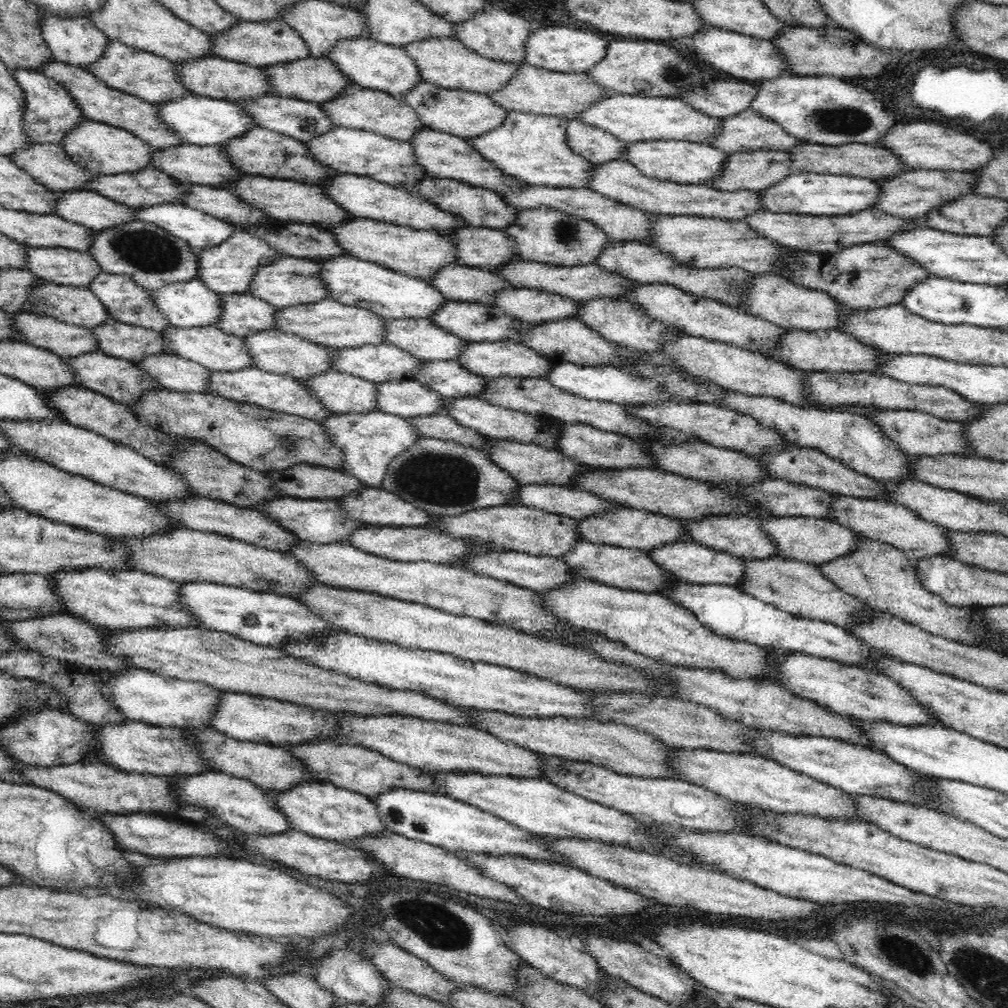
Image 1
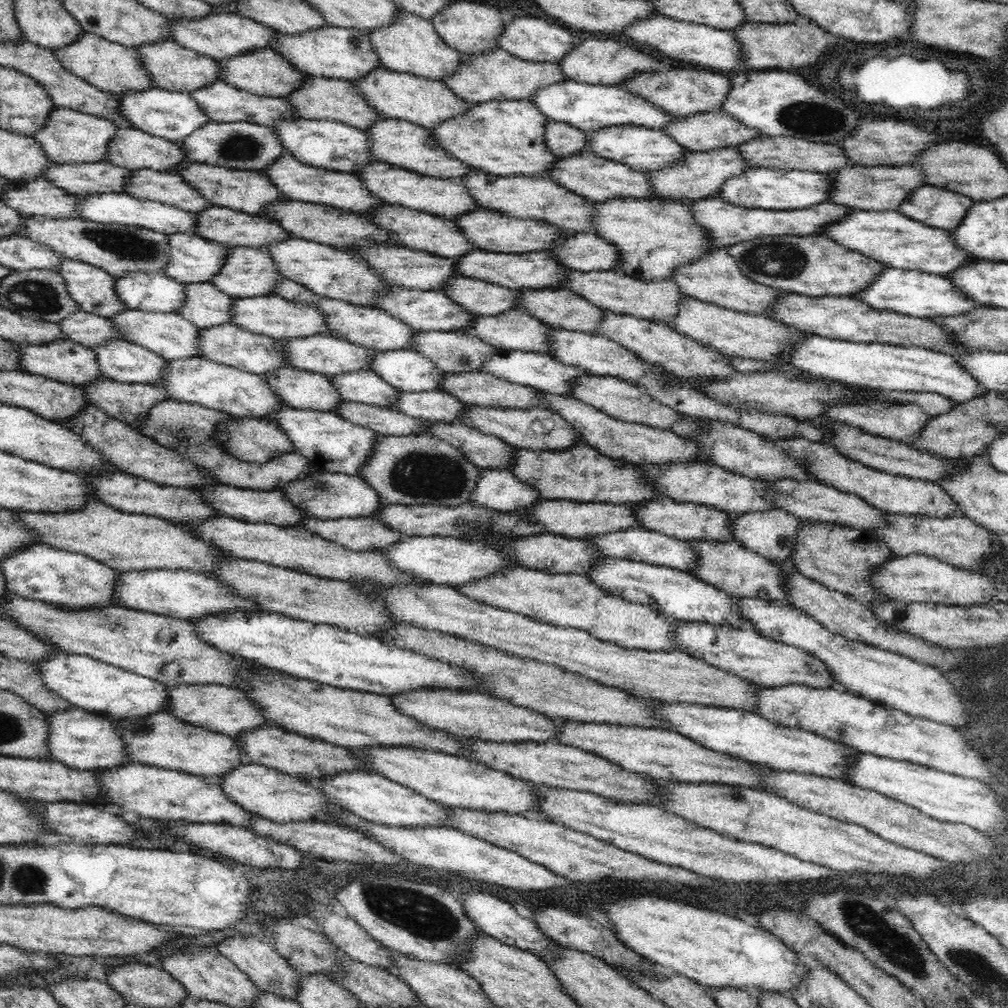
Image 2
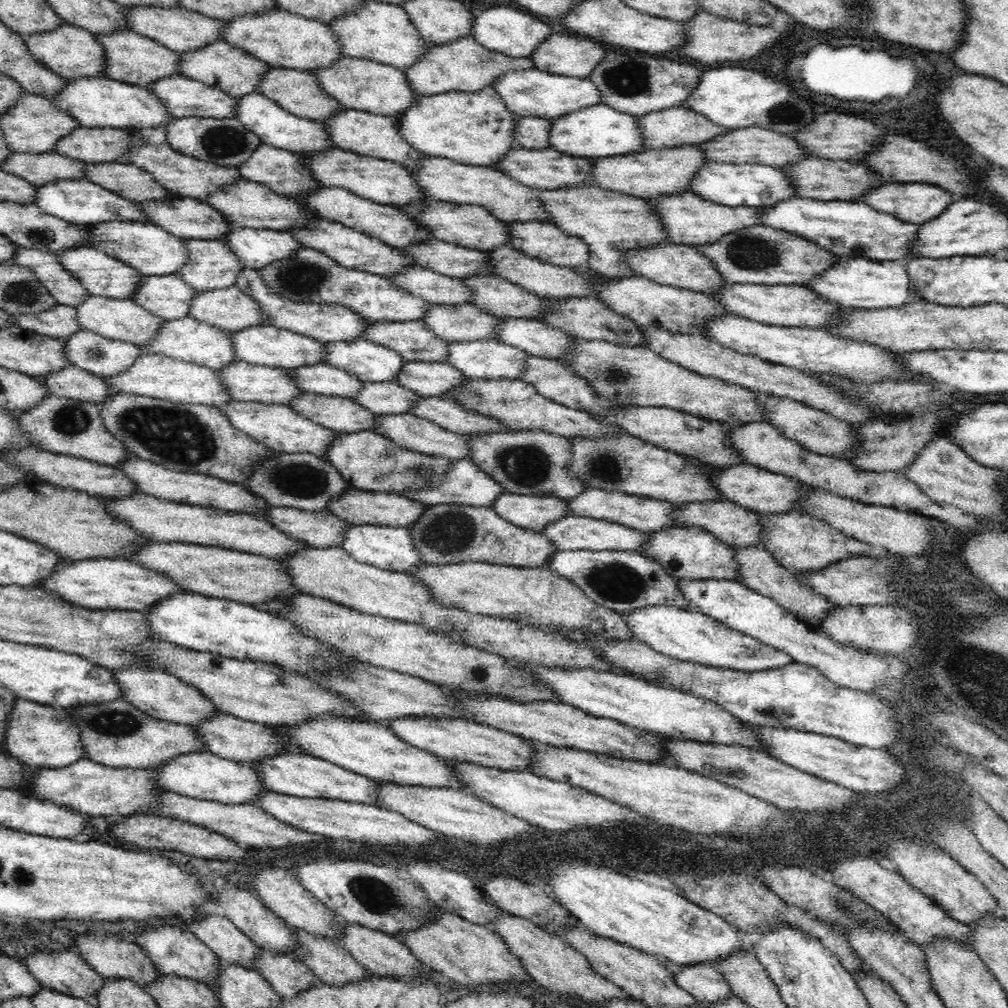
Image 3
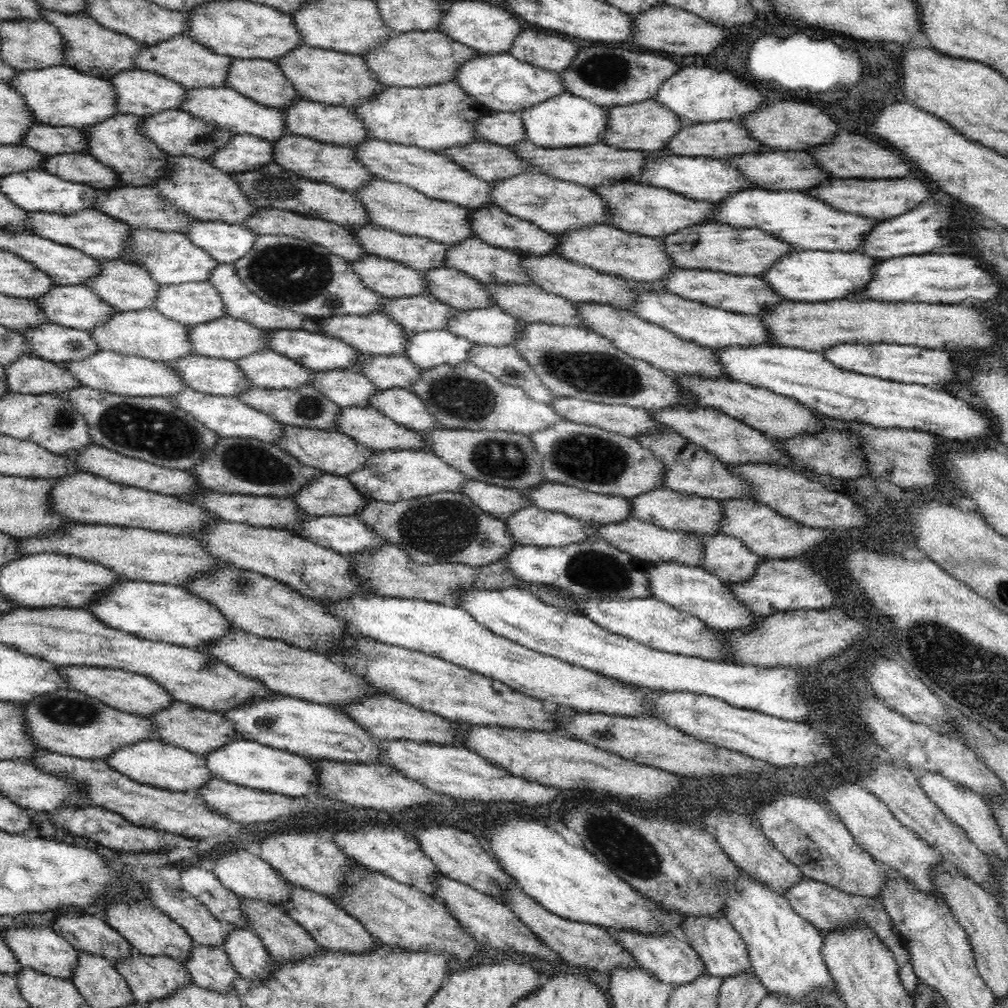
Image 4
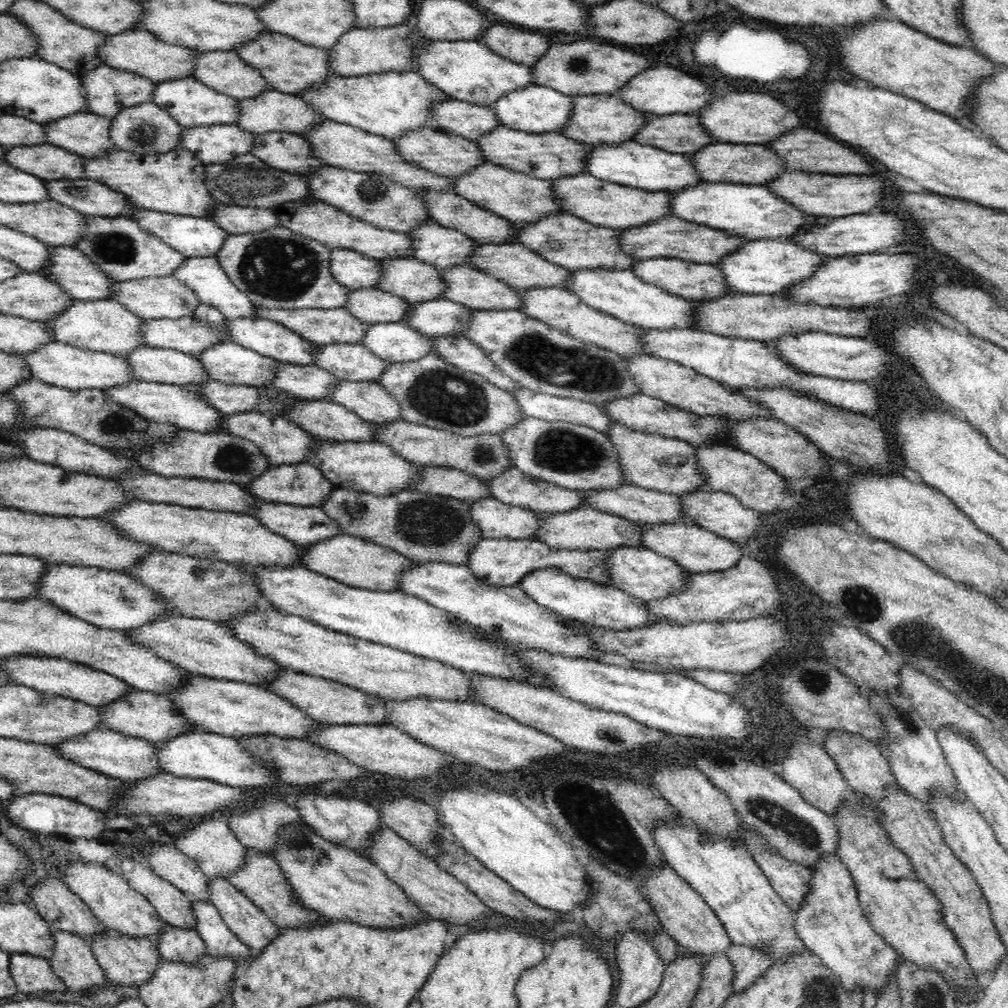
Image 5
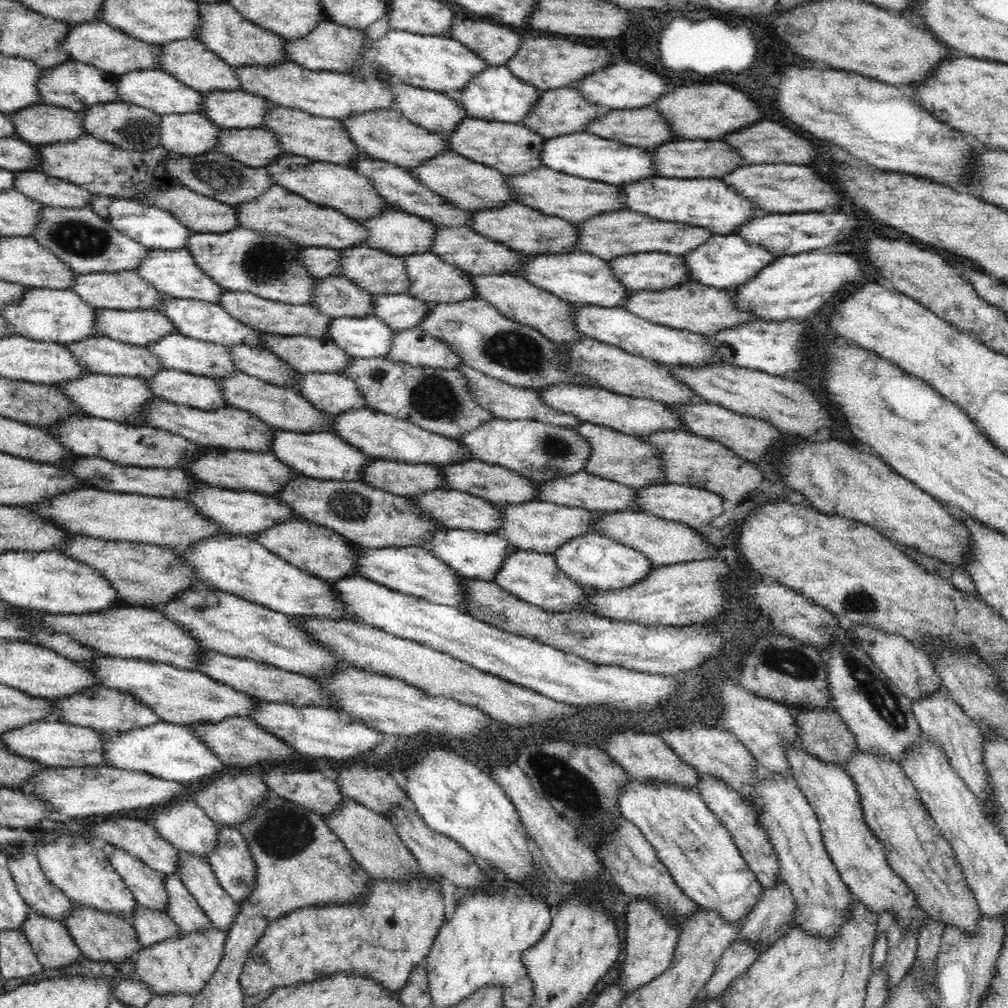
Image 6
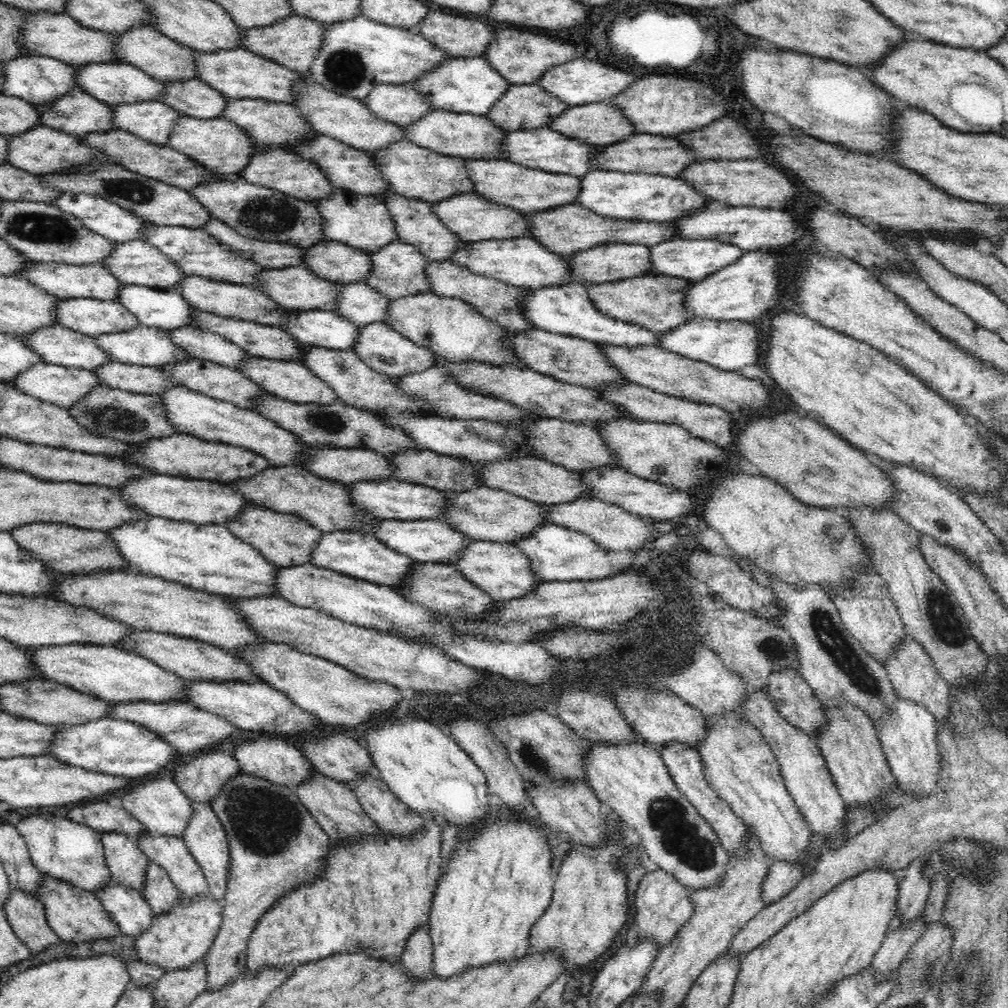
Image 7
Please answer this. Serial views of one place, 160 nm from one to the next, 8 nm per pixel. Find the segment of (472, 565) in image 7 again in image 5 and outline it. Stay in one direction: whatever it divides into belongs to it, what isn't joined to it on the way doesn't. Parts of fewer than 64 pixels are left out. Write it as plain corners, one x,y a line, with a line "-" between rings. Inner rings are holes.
556,567
534,569
527,572
517,585
536,603
557,612
566,619
574,619
610,630
633,629
652,623
671,623
665,618
651,616
644,600
623,590
600,585
590,579
574,578

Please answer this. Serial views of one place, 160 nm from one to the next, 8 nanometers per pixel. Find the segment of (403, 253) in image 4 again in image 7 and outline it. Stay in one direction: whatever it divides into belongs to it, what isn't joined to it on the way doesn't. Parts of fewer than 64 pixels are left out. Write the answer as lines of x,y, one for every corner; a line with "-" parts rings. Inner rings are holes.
234,177
216,184
202,184
189,190
211,218
221,220
238,234
268,242
288,243
298,248
308,248
324,238
322,217
312,201
288,196
273,188
250,184
241,177

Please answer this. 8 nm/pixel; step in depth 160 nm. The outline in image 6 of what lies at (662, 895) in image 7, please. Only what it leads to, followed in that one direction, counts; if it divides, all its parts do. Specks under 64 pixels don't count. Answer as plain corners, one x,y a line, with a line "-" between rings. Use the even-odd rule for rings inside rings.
631,898
628,902
628,927
626,930
625,961
622,970
620,986
625,990
625,997
644,984
650,984
654,978
661,975
669,966
678,944
681,926
669,924
665,914
656,903
644,898

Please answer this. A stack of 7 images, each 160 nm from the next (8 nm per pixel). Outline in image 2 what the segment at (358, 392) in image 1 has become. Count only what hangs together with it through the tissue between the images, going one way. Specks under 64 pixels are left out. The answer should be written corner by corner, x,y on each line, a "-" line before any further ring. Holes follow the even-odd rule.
284,365
284,368
276,368
272,372
262,373
262,379
270,385
270,389
276,392
276,397
294,409
316,410
326,412
336,412
338,404
344,404
344,399
340,392
334,389
334,383
328,375
316,374
308,371
295,370

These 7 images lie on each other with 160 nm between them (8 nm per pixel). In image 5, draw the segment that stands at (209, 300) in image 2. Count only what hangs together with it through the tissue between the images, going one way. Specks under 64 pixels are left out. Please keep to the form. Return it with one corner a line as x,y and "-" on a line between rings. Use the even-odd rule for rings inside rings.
51,245
51,265
40,272
59,284
78,300
113,300
111,290
118,282
100,270
89,258
72,246

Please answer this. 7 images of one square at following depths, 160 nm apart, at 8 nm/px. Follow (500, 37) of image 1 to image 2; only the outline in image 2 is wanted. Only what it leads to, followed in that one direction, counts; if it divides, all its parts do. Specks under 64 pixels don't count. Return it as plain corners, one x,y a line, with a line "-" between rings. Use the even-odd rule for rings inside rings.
473,1
449,3
440,13
436,13
430,21
434,25
434,31
448,47
468,55
500,48
498,47
498,36
502,36
507,23
501,10

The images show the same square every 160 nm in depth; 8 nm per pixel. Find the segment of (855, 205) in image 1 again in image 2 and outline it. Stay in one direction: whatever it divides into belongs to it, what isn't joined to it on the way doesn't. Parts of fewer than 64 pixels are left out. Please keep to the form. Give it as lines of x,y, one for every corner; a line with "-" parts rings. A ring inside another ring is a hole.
750,167
750,170
726,180
718,195
722,200
746,208
771,211
795,211
829,201
831,181
827,174
792,169

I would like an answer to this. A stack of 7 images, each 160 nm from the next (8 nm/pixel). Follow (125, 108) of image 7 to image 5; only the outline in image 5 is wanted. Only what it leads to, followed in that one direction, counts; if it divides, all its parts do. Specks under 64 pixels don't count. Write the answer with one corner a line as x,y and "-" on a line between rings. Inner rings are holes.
237,124
183,127
179,146
199,158
204,165
225,163
250,153
255,135
238,128

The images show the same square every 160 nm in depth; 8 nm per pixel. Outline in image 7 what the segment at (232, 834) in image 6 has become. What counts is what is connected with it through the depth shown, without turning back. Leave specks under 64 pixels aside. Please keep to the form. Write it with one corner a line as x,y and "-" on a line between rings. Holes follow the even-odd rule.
193,801
191,807
193,808
193,817
189,820
186,830
183,832
186,847
204,872
212,896
218,899
224,909
228,878
230,878
230,875
228,875
228,870
230,870
230,846
226,832
224,832
224,827
210,804

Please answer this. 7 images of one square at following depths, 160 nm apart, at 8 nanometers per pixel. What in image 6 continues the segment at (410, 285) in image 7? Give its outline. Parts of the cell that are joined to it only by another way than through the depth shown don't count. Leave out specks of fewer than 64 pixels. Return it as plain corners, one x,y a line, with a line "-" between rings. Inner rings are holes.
415,252
403,256
406,274
408,275
410,286
407,293
418,300
430,303
451,303
467,298
476,298
475,288
469,279
471,275
444,262
437,254
428,252

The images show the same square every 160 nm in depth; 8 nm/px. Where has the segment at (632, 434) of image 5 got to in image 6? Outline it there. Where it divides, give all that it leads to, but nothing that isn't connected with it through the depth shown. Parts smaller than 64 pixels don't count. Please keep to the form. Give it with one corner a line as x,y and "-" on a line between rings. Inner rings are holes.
590,422
580,423
575,430
590,445
589,459
586,459
584,463
584,471
625,484
634,489
646,485
668,483
665,482
665,476
663,476
663,466
661,460
657,457
659,454
657,454
656,445
642,443
641,438
634,435
626,435
612,428

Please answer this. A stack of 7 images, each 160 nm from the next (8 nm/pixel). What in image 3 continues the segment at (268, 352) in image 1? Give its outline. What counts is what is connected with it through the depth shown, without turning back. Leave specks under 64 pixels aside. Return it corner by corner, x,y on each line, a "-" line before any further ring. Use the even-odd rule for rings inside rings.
190,317
165,320
159,333
151,340
151,343
138,347
139,351
144,354
162,354
215,371
220,370
222,366
229,362
238,361
233,351
233,342
229,337
229,331
210,326
205,322
198,322

